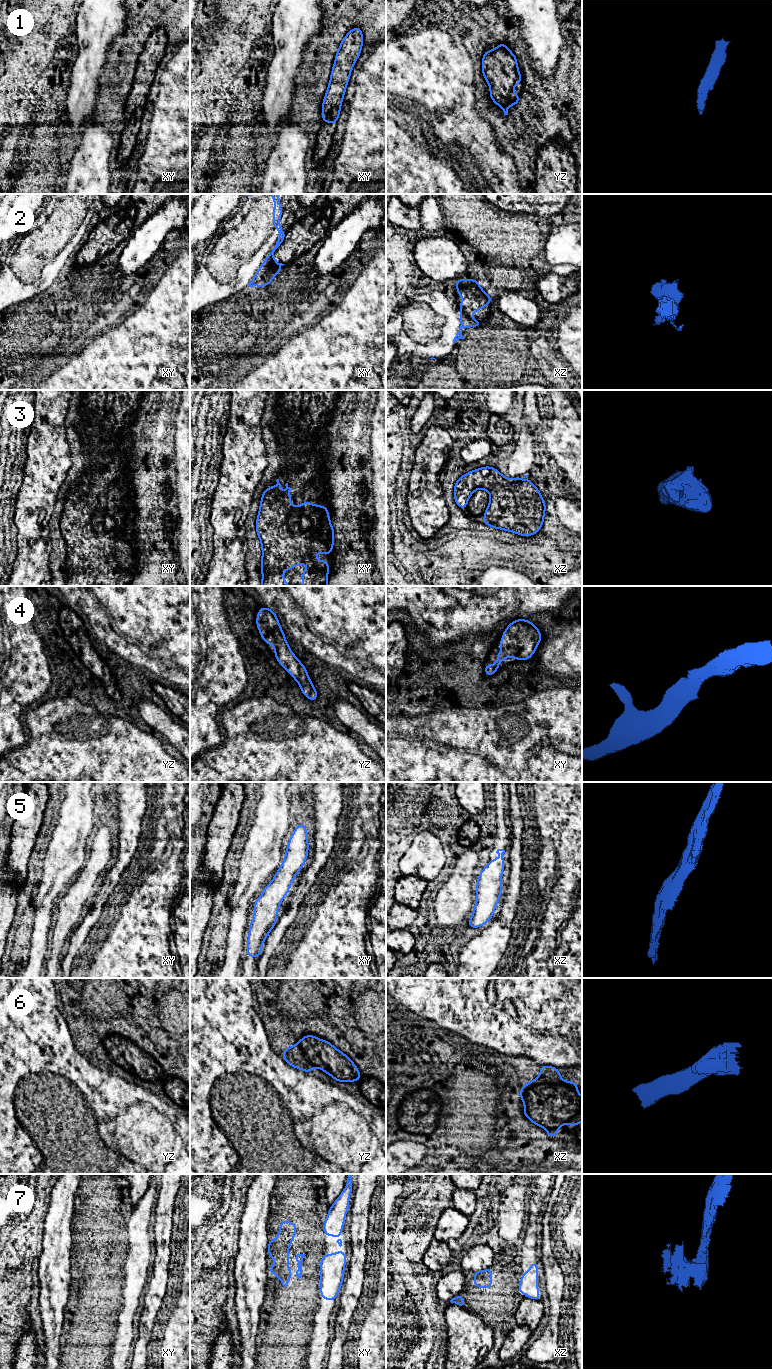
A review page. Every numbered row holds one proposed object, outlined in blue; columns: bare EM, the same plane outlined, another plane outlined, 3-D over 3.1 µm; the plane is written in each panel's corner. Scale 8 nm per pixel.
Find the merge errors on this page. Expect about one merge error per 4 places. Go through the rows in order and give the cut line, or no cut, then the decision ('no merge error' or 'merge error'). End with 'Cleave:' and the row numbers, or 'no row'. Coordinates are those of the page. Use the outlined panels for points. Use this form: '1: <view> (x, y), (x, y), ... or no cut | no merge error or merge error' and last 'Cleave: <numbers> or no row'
1: no cut | no merge error
2: xz (461, 310), (471, 319) | merge error
3: no cut | no merge error
4: no cut | no merge error
5: no cut | no merge error
6: no cut | no merge error
7: no cut | no merge error
Cleave: 2

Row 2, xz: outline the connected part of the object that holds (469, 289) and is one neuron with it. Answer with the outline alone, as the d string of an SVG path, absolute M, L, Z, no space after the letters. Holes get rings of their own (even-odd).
M457 279L455 284L460 298L467 300L458 306L470 319L475 311L491 305L492 296L485 293L476 279Z

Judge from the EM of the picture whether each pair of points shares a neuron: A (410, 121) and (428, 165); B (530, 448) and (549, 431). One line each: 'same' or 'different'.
A: same
B: different

